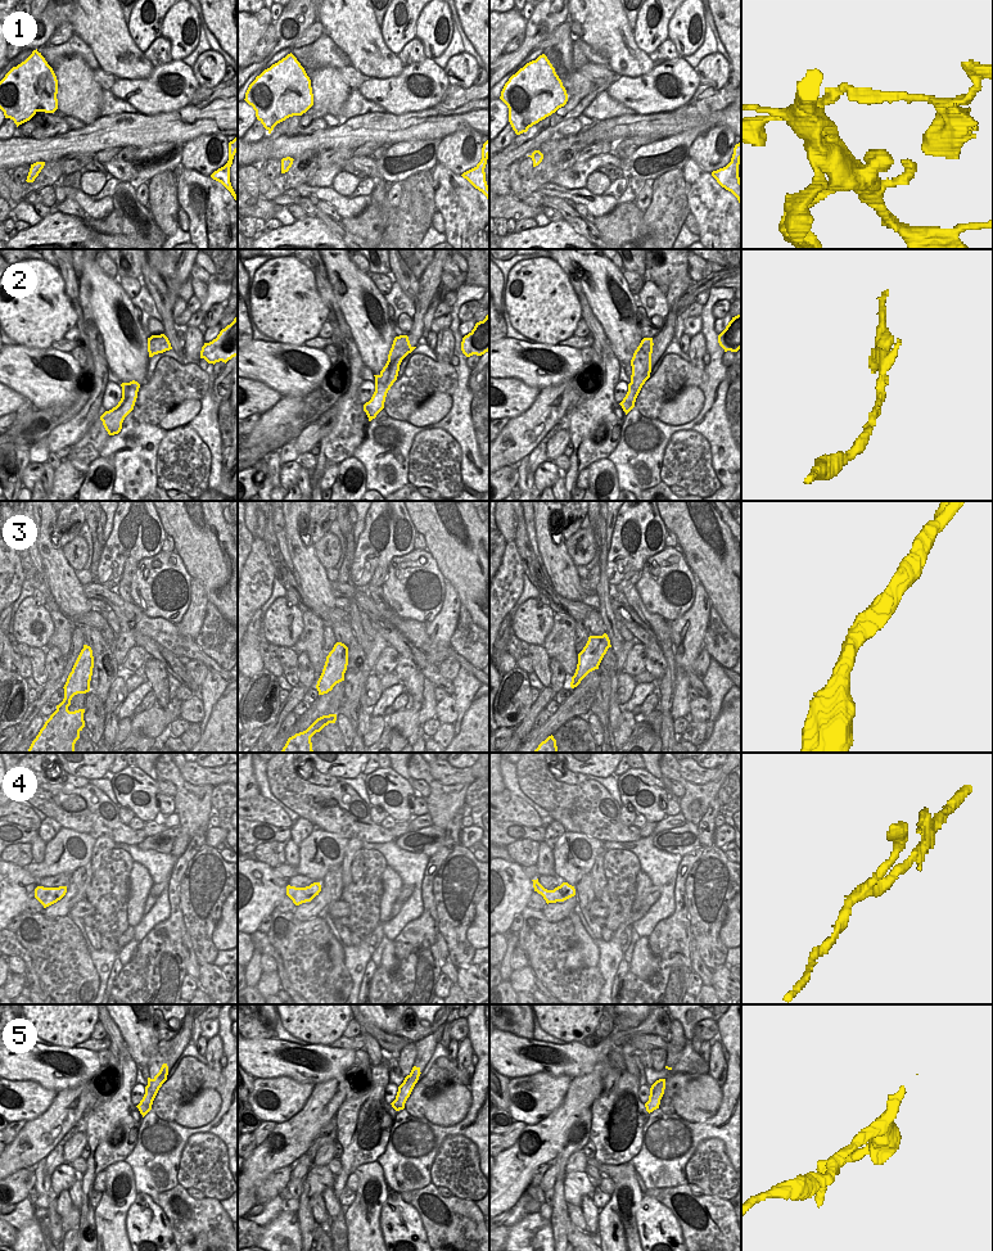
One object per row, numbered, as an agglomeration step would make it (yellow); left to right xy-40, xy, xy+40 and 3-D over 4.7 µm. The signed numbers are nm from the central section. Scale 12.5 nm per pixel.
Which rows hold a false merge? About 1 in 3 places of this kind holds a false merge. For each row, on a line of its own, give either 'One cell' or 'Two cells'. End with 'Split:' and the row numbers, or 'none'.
1: Two cells
2: Two cells
3: One cell
4: One cell
5: Two cells
Split: 1, 2, 5.

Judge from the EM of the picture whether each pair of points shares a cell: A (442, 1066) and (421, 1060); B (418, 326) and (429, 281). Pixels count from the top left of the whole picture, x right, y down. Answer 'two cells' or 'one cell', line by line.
A: two cells
B: one cell

